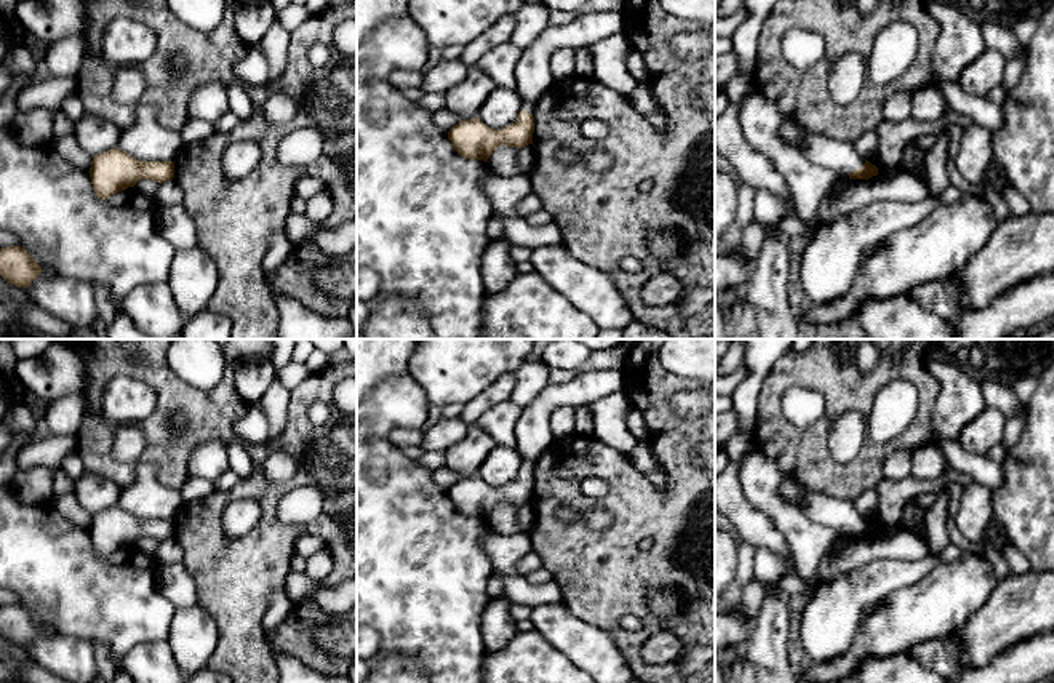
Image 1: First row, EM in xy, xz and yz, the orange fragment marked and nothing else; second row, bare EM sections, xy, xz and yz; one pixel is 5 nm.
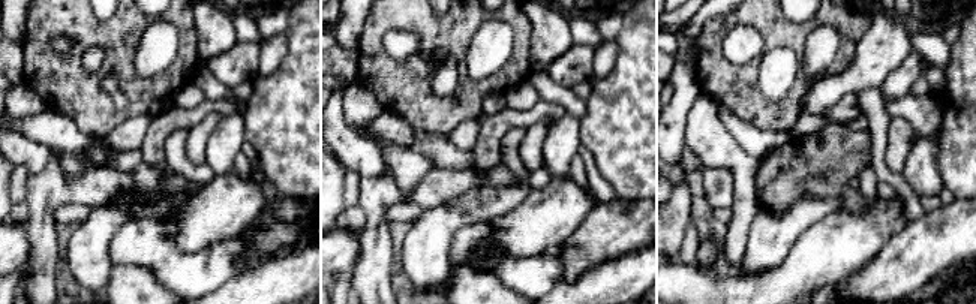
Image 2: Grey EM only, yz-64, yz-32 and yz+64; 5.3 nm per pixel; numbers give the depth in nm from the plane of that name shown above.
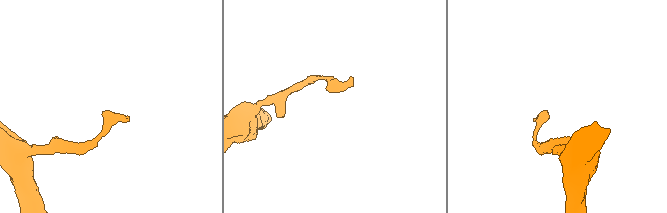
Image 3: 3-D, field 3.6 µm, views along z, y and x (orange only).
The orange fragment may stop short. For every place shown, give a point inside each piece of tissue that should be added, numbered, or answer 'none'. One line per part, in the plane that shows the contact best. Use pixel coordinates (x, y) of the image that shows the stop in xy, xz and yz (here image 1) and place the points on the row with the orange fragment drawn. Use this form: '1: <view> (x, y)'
1: yz (840, 157)

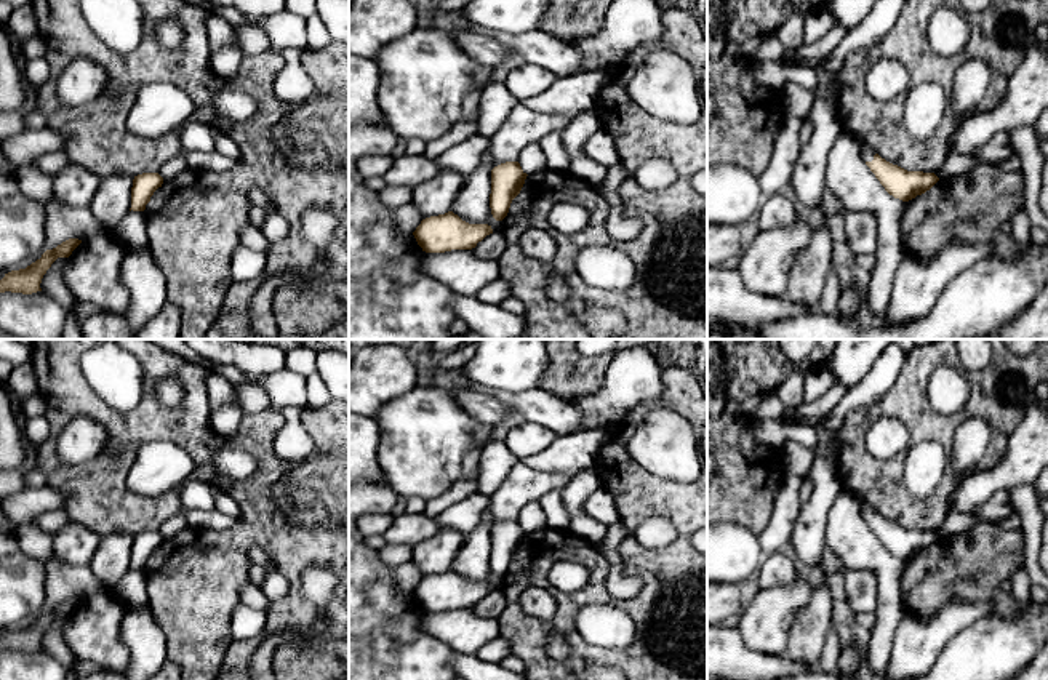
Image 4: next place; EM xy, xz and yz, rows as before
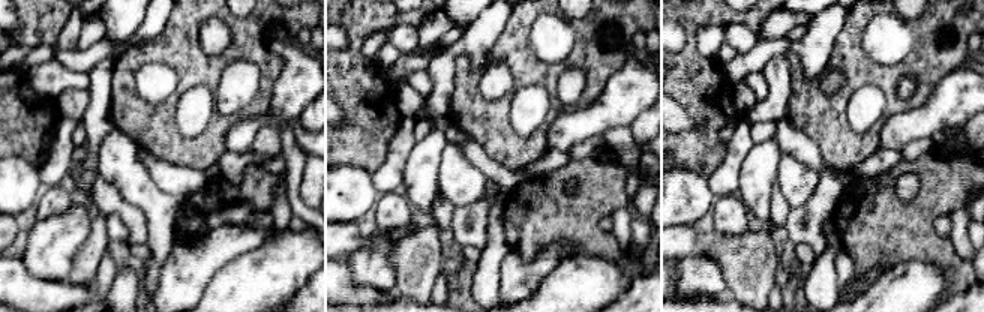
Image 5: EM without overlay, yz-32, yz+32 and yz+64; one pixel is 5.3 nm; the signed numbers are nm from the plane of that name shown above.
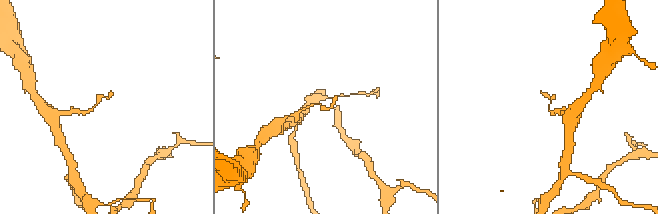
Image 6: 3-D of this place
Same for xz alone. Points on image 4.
none

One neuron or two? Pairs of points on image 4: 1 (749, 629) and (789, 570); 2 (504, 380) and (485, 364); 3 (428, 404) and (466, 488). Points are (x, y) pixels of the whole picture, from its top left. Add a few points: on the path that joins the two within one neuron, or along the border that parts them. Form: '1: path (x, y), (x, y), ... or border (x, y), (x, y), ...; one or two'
1: border (799, 568), (791, 583), (776, 588), (760, 588); two
2: path (500, 375), (490, 368); one
3: border (460, 477), (439, 495), (428, 500); two

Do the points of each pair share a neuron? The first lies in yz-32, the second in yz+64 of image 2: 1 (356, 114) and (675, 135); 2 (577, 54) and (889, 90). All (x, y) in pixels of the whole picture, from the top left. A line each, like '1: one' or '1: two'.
1: two
2: one

